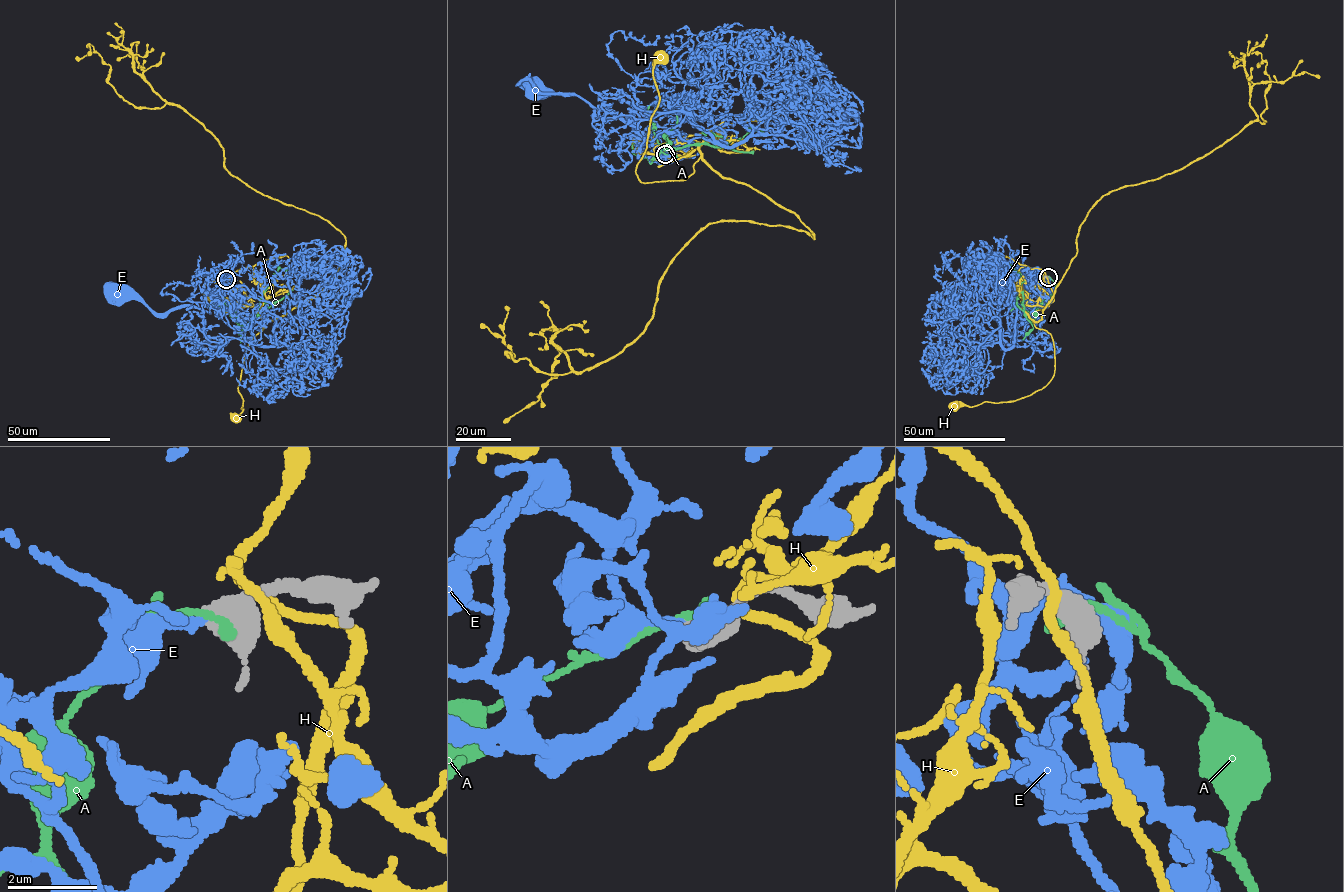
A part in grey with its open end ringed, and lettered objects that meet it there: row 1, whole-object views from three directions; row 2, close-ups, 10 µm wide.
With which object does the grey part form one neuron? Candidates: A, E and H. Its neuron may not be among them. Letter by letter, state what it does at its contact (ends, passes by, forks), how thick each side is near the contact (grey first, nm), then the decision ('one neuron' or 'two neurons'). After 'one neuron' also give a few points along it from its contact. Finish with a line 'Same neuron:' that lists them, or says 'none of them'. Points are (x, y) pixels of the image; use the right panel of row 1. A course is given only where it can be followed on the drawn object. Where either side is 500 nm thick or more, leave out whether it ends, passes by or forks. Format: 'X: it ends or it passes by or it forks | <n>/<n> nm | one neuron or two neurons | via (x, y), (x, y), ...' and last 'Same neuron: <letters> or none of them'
A: 500/240 nm | two neurons
E: it ends | 460/150 nm | one neuron | via (1048, 277), (1046, 304), (1017, 316), (1008, 343), (1003, 336), (1034, 317), (1037, 298), (1023, 301), (1034, 275)
H: it forks | 380/140 nm | two neurons
Same neuron: E

